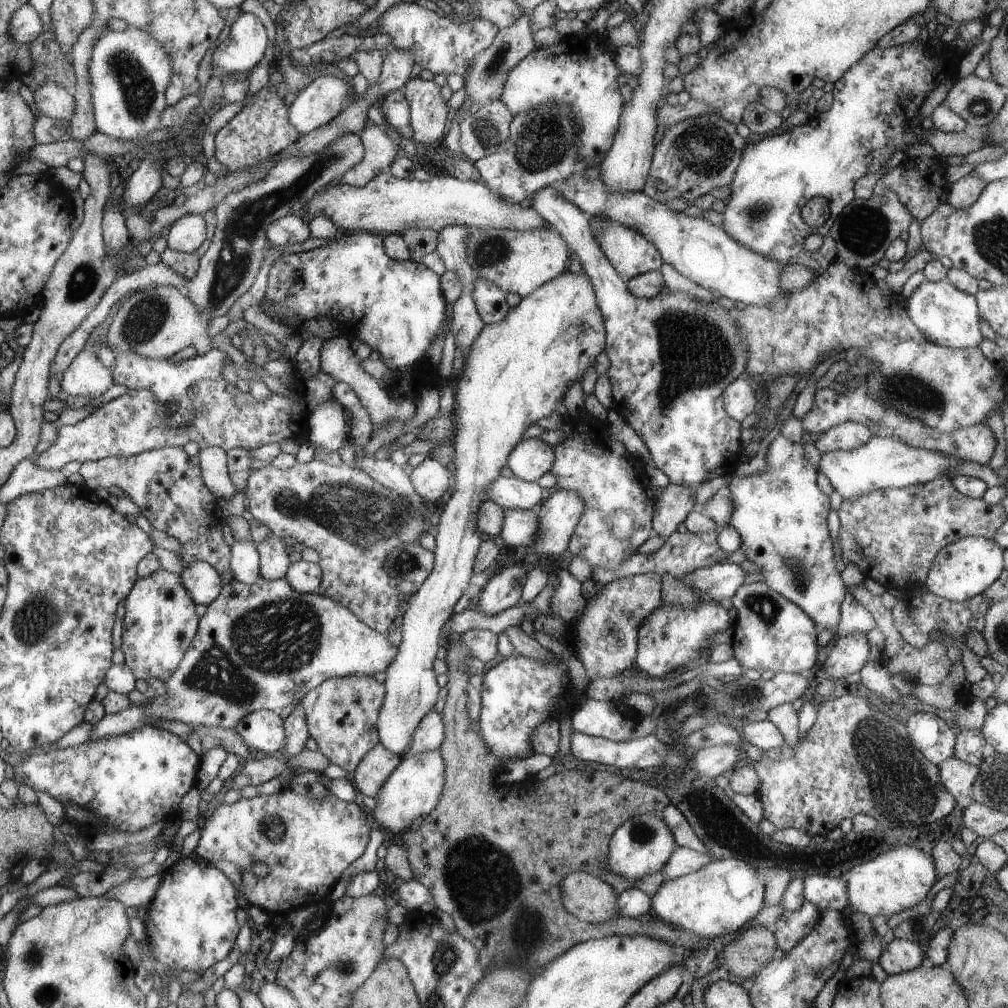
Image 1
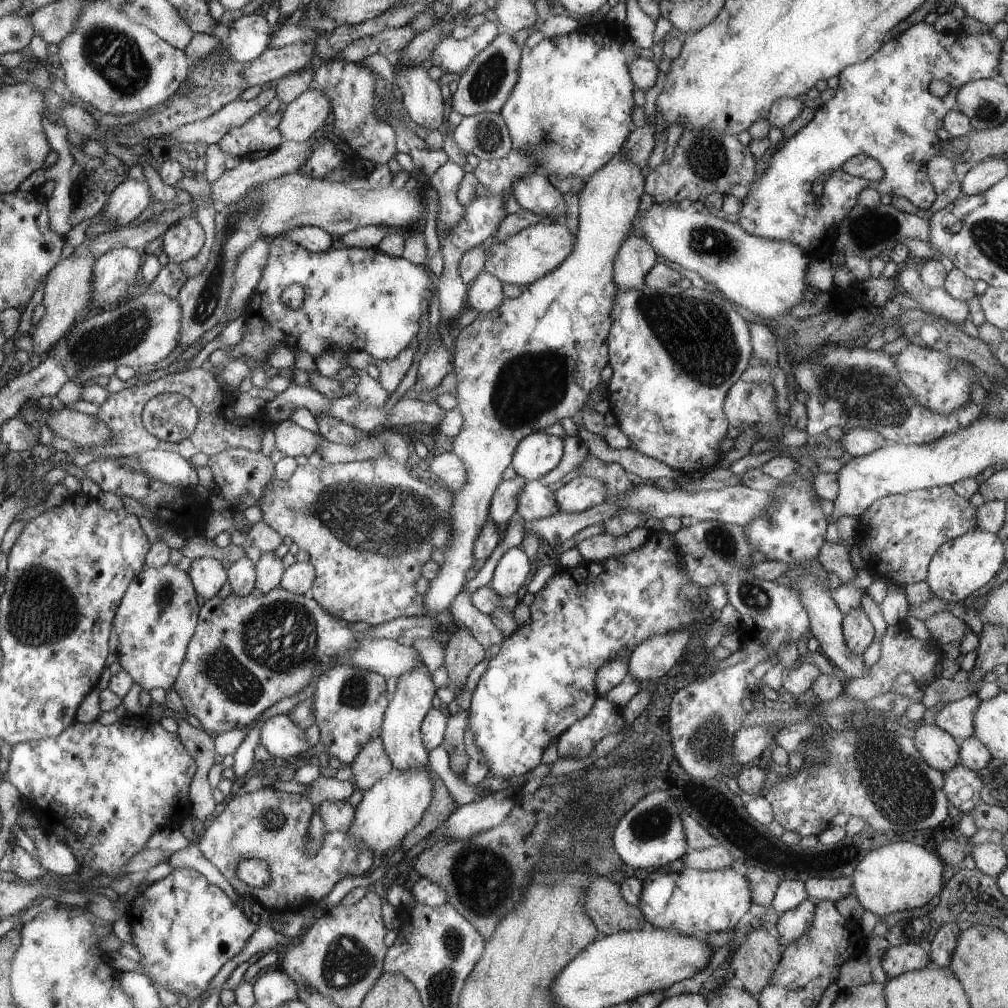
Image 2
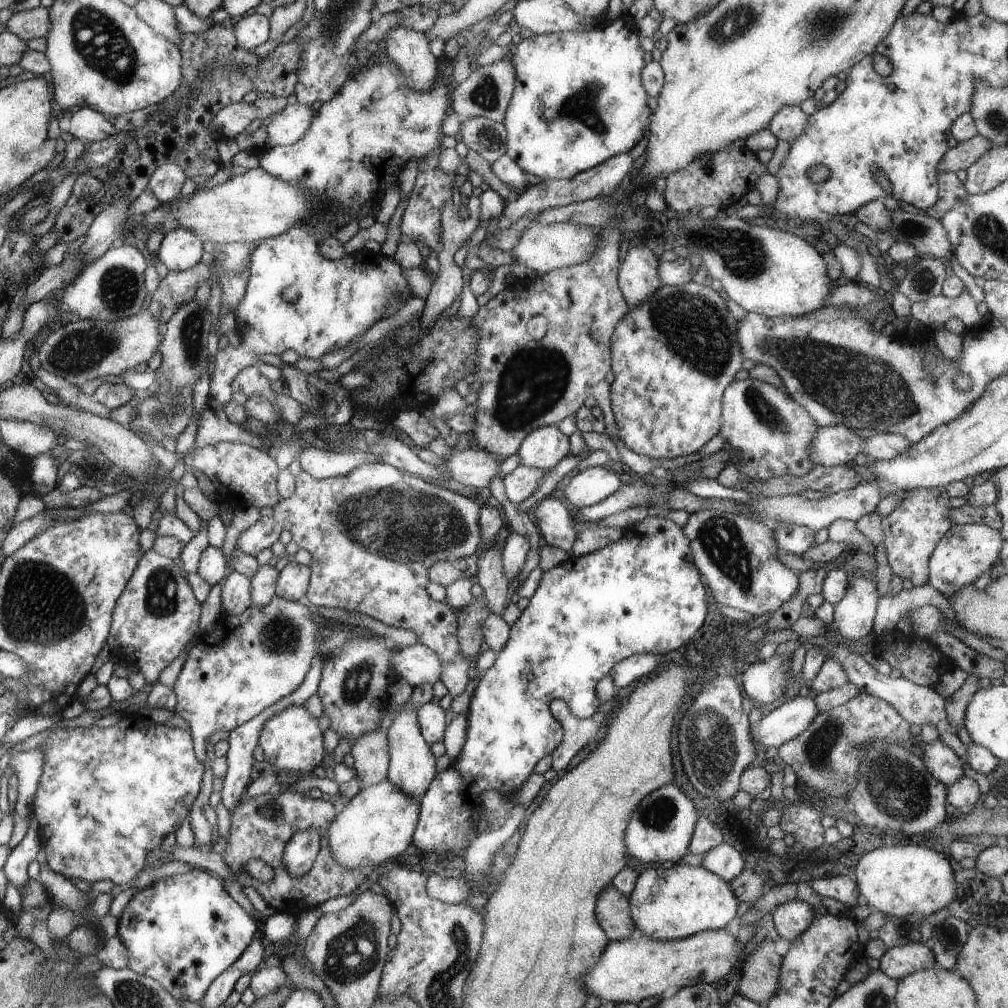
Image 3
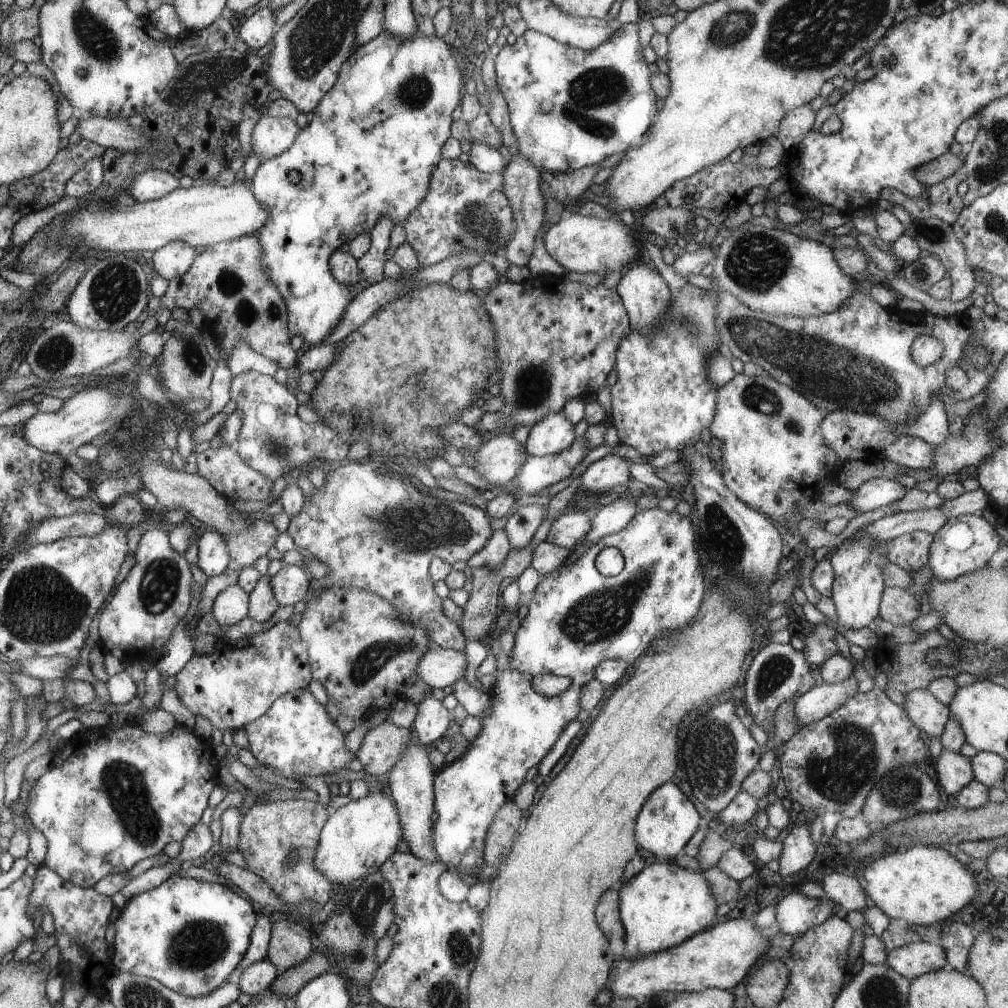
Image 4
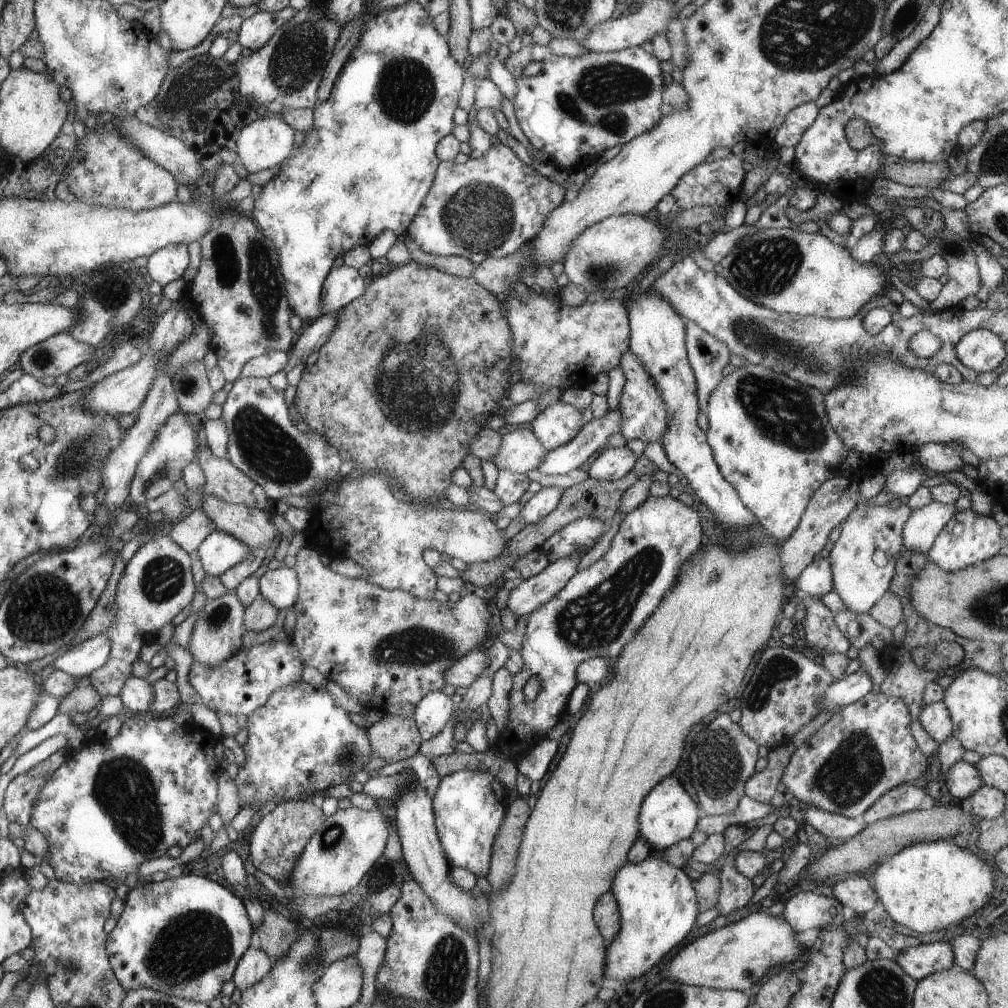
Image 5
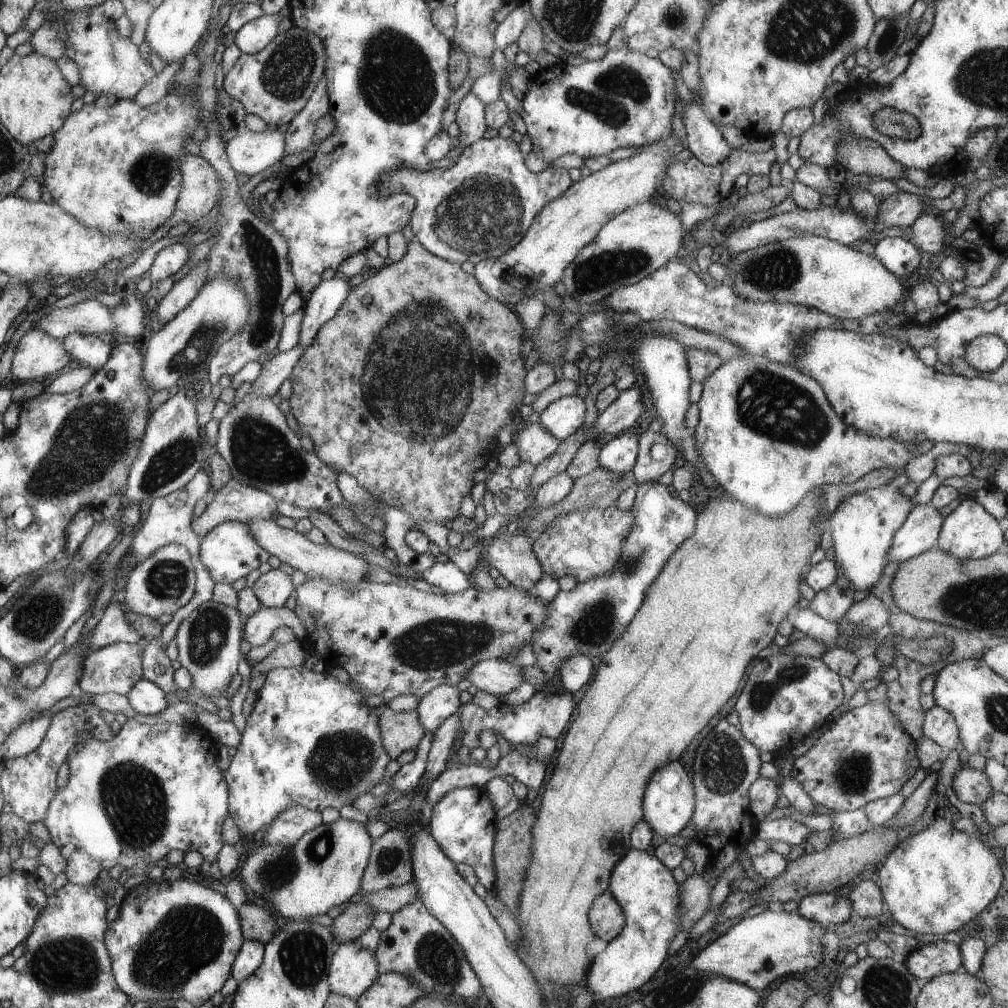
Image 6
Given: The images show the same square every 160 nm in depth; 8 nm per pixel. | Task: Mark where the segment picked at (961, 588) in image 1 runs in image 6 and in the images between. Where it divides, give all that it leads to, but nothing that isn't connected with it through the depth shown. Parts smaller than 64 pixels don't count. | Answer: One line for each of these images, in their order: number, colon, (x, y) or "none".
2: (961, 565)
3: (965, 552)
4: (964, 544)
5: (969, 538)
6: (969, 532)

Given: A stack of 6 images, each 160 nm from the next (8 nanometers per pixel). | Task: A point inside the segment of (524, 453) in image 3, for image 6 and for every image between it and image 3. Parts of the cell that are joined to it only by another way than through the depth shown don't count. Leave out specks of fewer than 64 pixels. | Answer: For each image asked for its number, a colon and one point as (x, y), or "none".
4: (553, 434)
5: (558, 424)
6: (564, 416)

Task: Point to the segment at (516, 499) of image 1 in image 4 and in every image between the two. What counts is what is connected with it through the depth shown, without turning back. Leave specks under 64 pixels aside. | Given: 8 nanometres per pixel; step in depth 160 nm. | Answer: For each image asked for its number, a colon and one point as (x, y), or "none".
2: (536, 501)
3: (553, 520)
4: (567, 531)

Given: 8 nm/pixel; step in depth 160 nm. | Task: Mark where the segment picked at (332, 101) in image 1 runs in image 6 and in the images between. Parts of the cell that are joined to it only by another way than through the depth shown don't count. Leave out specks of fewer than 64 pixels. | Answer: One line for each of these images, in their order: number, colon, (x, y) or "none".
2: (305, 116)
3: (287, 127)
4: (271, 136)
5: (262, 144)
6: (249, 153)

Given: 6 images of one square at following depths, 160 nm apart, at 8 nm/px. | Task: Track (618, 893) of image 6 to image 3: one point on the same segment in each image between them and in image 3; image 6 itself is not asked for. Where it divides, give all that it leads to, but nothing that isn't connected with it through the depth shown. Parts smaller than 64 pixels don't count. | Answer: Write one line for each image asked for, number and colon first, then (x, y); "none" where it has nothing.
3: (671, 902)
4: (663, 905)
5: (658, 906)

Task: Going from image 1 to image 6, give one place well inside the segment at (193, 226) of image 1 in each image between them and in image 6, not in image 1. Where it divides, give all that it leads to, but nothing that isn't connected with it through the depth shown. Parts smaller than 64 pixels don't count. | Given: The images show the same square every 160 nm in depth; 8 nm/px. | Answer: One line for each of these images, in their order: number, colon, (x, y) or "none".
2: (184, 239)
3: (180, 250)
4: (174, 259)
5: (167, 264)
6: (169, 260)

